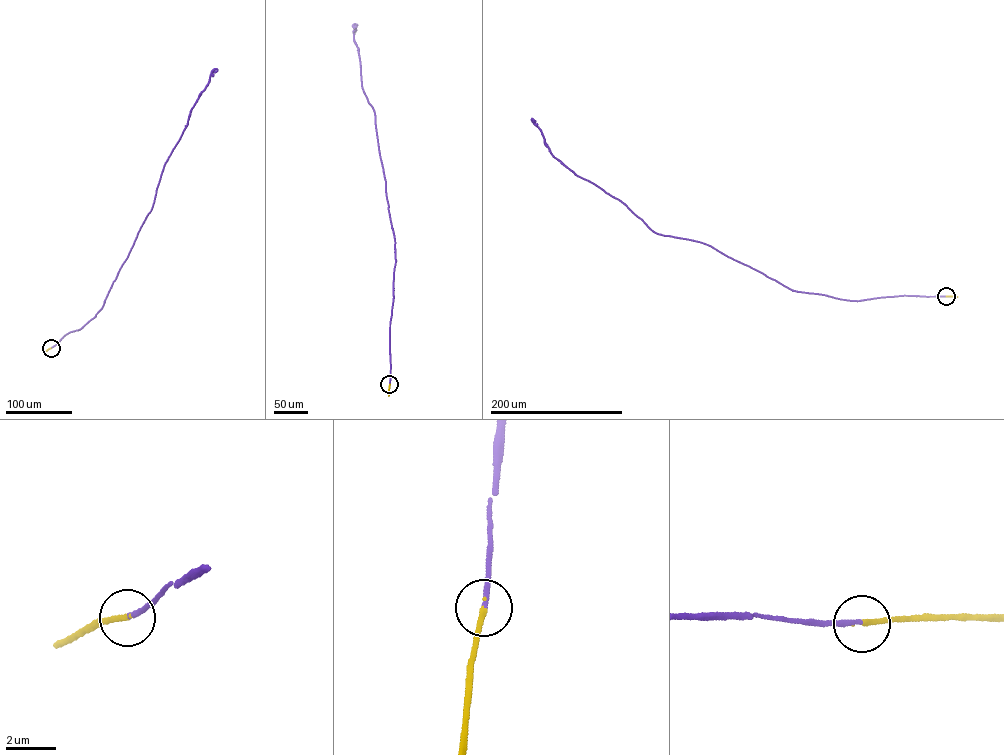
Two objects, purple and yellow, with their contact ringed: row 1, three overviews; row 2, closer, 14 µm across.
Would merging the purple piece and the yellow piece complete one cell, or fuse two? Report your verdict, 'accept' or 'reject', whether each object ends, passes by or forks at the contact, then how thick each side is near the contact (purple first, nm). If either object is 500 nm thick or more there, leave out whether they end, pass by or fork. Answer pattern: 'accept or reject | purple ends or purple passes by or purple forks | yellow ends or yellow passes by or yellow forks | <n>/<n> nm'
accept | purple ends | yellow ends | 190/200 nm

